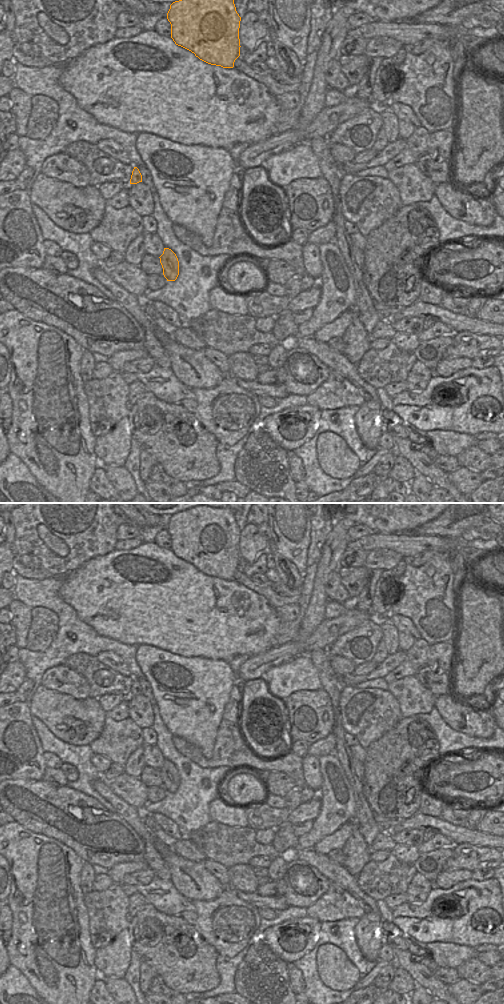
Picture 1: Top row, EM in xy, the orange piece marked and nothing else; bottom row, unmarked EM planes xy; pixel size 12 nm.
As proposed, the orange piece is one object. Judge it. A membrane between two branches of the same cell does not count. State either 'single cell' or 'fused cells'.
single cell

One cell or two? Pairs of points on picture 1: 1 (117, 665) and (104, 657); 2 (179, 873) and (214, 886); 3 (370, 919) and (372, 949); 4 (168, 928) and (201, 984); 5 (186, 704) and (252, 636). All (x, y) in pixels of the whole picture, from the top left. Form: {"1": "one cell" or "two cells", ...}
{"1": "one cell", "2": "one cell", "3": "one cell", "4": "one cell", "5": "two cells"}

